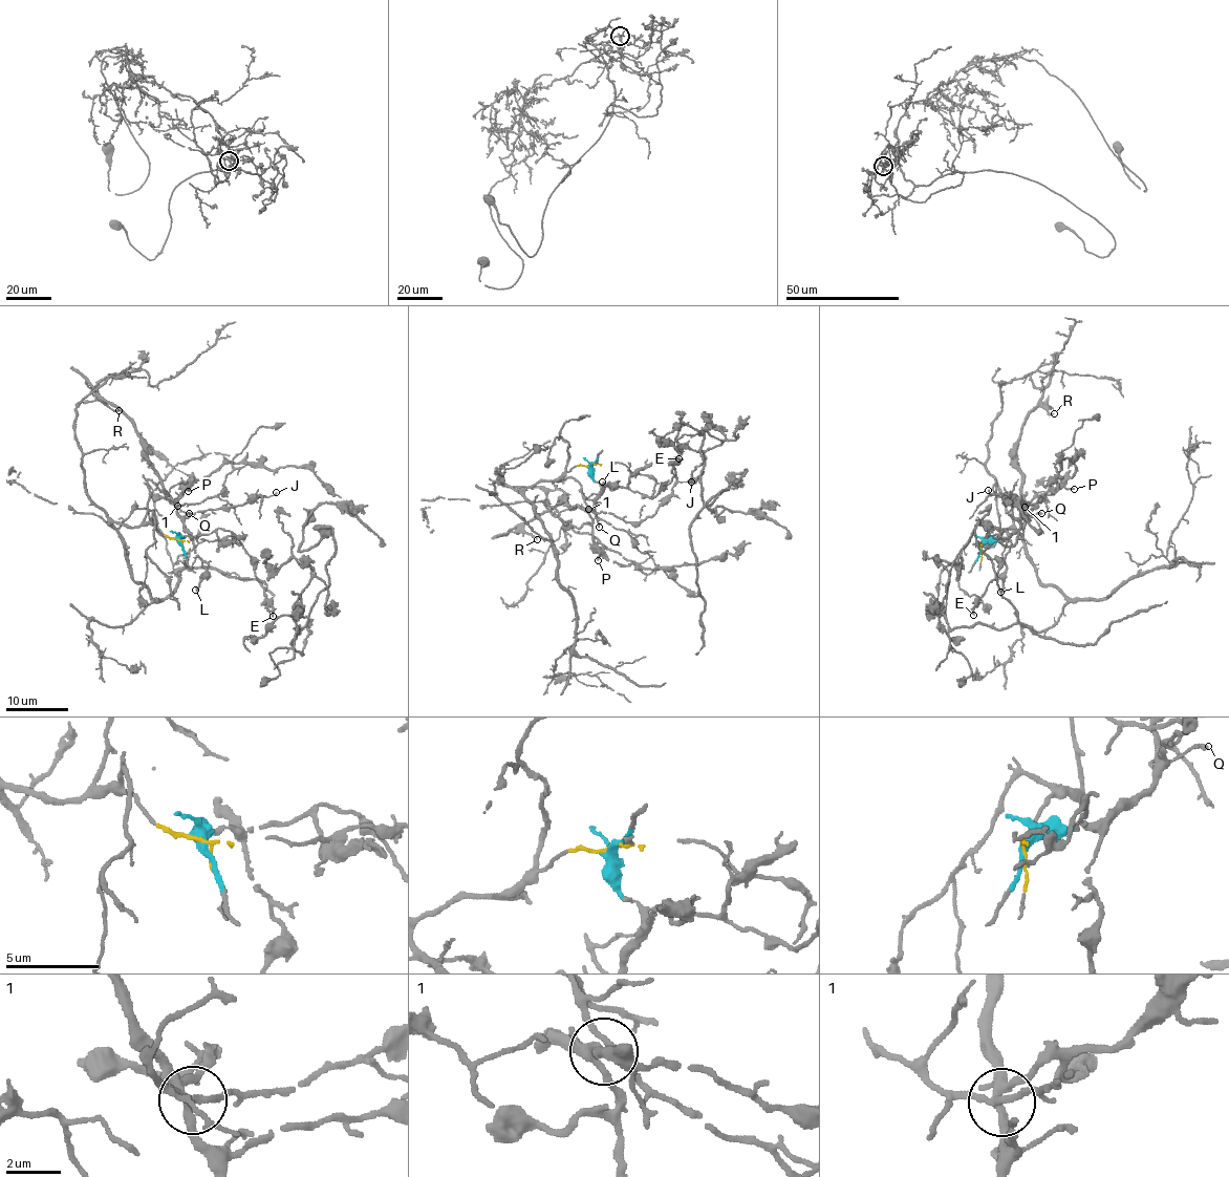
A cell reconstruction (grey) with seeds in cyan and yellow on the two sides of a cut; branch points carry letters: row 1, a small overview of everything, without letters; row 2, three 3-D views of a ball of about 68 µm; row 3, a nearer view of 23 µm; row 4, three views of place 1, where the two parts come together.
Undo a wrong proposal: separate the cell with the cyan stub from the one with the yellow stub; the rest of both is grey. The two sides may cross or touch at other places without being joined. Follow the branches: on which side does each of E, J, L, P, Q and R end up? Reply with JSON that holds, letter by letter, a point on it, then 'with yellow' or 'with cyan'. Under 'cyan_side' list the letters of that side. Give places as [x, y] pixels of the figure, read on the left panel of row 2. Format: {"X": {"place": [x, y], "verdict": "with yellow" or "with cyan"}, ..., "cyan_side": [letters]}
{"E": {"place": [273, 616], "verdict": "with cyan"}, "J": {"place": [276, 492], "verdict": "with cyan"}, "L": {"place": [195, 590], "verdict": "with cyan"}, "P": {"place": [188, 491], "verdict": "with cyan"}, "Q": {"place": [189, 513], "verdict": "with cyan"}, "R": {"place": [119, 410], "verdict": "with cyan"}, "cyan_side": ["E", "J", "L", "P", "Q", "R"]}

